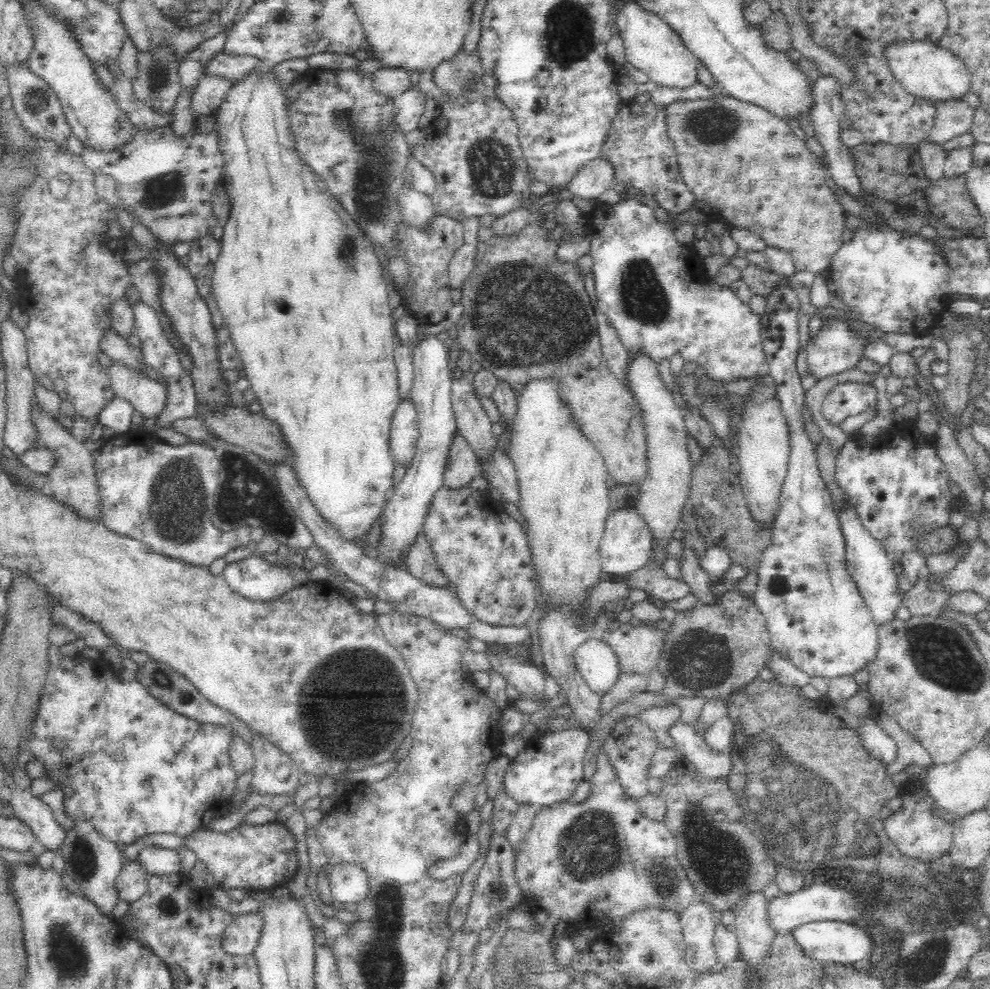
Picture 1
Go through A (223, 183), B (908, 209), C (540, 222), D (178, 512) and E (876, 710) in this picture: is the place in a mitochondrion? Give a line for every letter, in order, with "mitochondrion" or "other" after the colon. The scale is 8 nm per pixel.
A: other
B: other
C: other
D: mitochondrion
E: other

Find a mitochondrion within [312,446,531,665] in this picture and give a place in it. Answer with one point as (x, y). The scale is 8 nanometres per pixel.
(516, 602)

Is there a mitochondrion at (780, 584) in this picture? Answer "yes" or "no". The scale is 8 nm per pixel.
yes

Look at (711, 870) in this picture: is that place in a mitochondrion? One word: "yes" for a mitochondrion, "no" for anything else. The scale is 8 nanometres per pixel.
yes

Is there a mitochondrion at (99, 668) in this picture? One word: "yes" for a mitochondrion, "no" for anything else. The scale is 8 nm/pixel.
no

